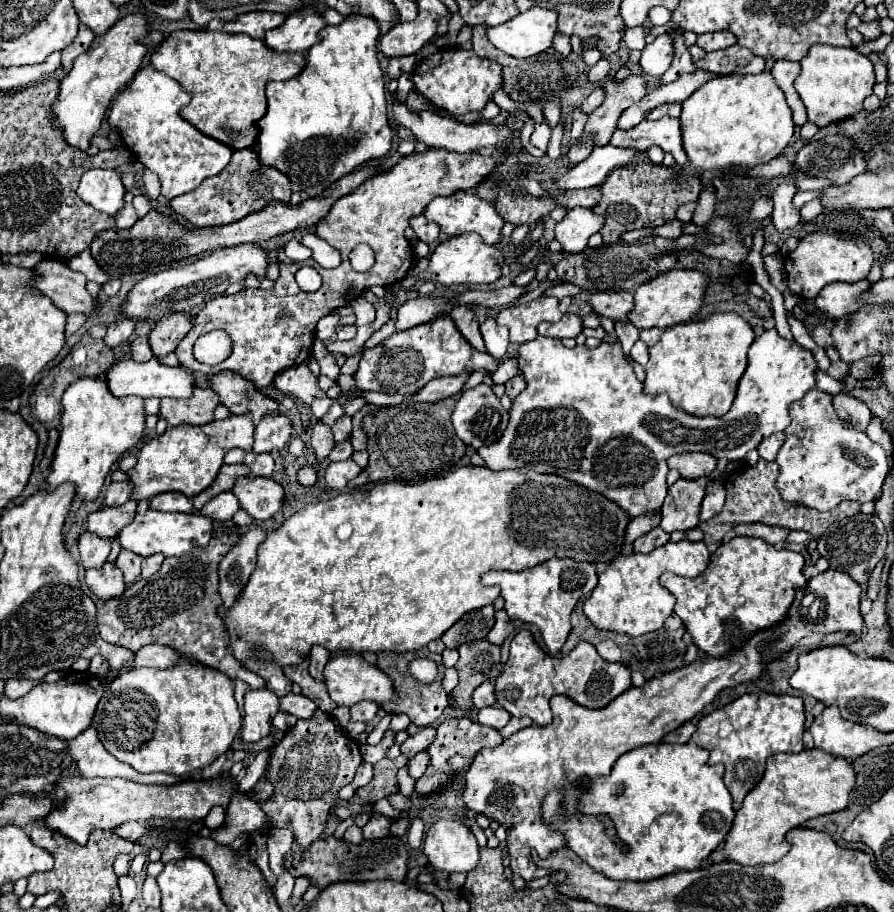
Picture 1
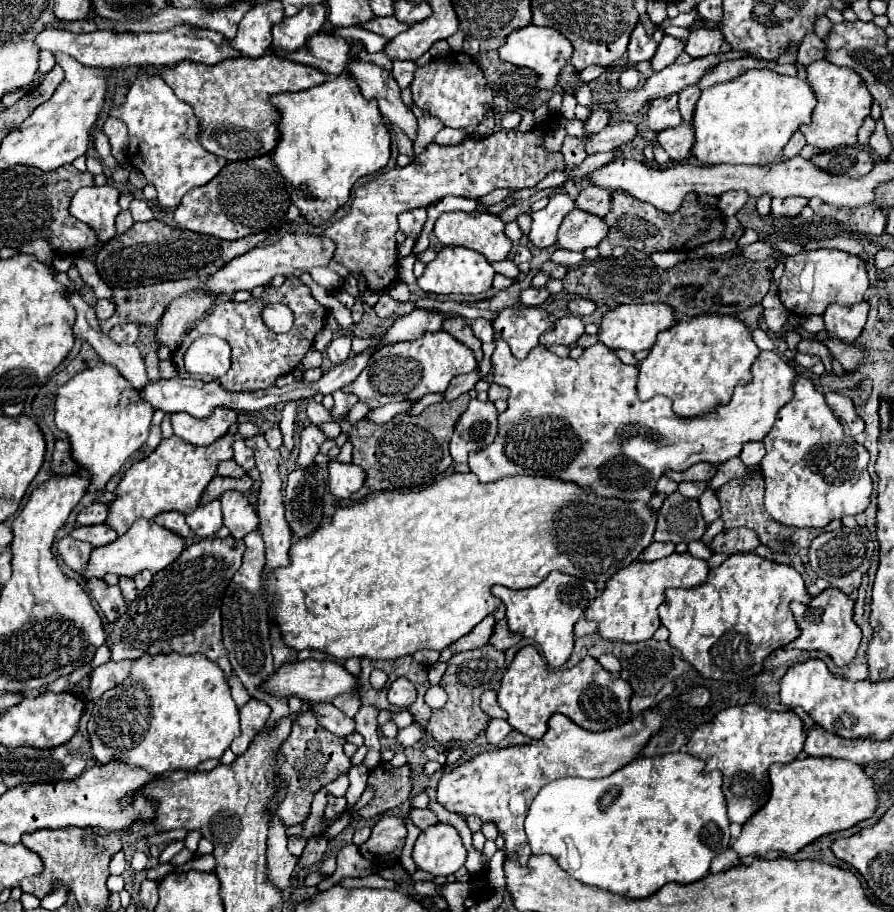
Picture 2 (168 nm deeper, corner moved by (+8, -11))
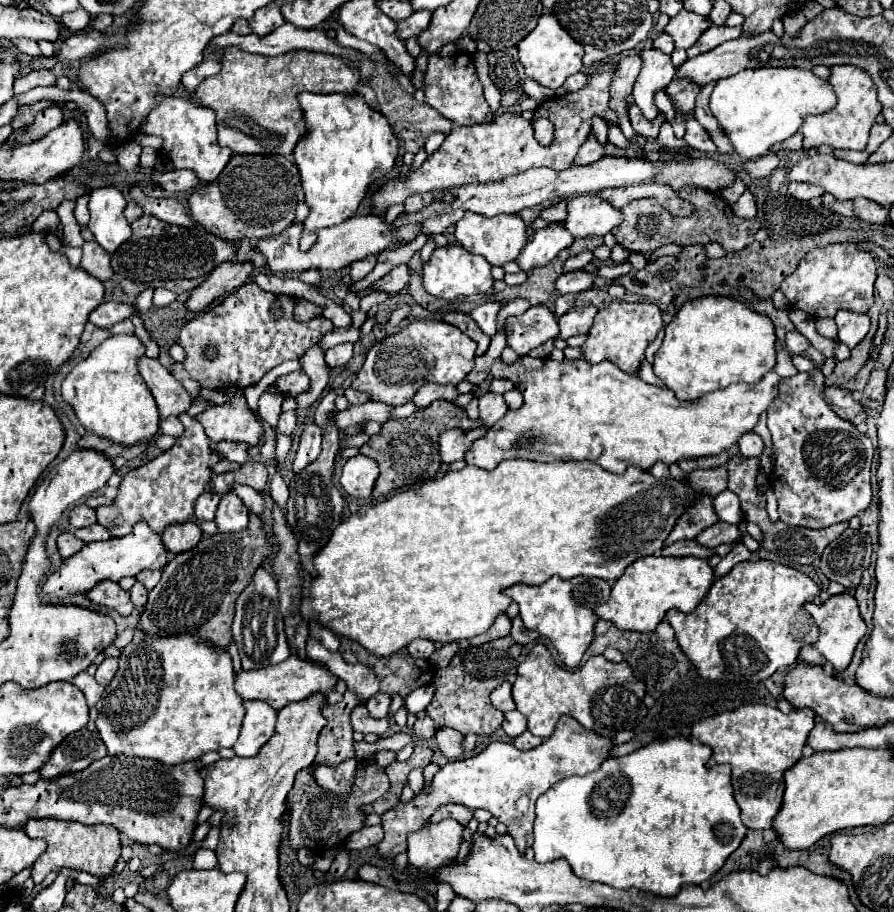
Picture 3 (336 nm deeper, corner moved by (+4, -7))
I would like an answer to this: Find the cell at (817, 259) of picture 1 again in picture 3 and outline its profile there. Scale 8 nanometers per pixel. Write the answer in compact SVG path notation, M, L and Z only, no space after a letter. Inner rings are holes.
M836 242L824 248L814 248L804 256L798 268L784 278L780 286L792 308L804 310L812 318L834 318L840 308L852 312L868 312L874 302L876 260L870 252L858 250L850 242Z

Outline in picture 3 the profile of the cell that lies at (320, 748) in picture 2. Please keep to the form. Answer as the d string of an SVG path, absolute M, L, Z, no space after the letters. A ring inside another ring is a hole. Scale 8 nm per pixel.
M346 692L342 702L324 706L326 726L318 736L318 754L314 766L338 766L344 760L354 758L354 740L350 728L350 712L358 704L352 692Z

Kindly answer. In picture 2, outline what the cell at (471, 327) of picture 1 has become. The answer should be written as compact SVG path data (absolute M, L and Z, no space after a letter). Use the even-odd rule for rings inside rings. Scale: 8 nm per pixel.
M460 316L448 318L448 320L444 320L442 328L444 328L448 334L452 334L452 336L454 336L458 342L466 344L466 346L468 346L468 348L474 352L476 360L482 360L482 348L480 348L480 340L474 336L474 332L472 332L472 328L470 328L470 324L468 324L468 320L466 320L466 318L460 318Z

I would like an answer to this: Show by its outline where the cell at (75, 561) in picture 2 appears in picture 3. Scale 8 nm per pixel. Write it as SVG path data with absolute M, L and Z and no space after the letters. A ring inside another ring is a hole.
M62 532L62 534L58 536L58 552L60 552L62 558L70 558L70 556L74 556L84 544L86 544L86 542L78 540L72 532Z

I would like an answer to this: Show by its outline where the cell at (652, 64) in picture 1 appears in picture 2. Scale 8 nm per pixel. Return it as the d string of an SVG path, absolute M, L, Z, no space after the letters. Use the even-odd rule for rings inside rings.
M664 36L660 46L658 46L658 52L656 56L652 58L652 68L654 72L660 72L664 70L666 66L674 64L674 60L684 52L684 42L680 38L674 38L674 36Z

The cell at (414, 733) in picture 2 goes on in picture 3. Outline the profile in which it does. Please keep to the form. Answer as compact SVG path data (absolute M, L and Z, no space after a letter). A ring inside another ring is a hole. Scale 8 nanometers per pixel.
M426 716L424 720L416 720L416 724L414 724L414 728L412 728L412 734L414 734L416 738L428 740L428 738L432 738L432 736L436 734L436 726L434 726L434 722Z

